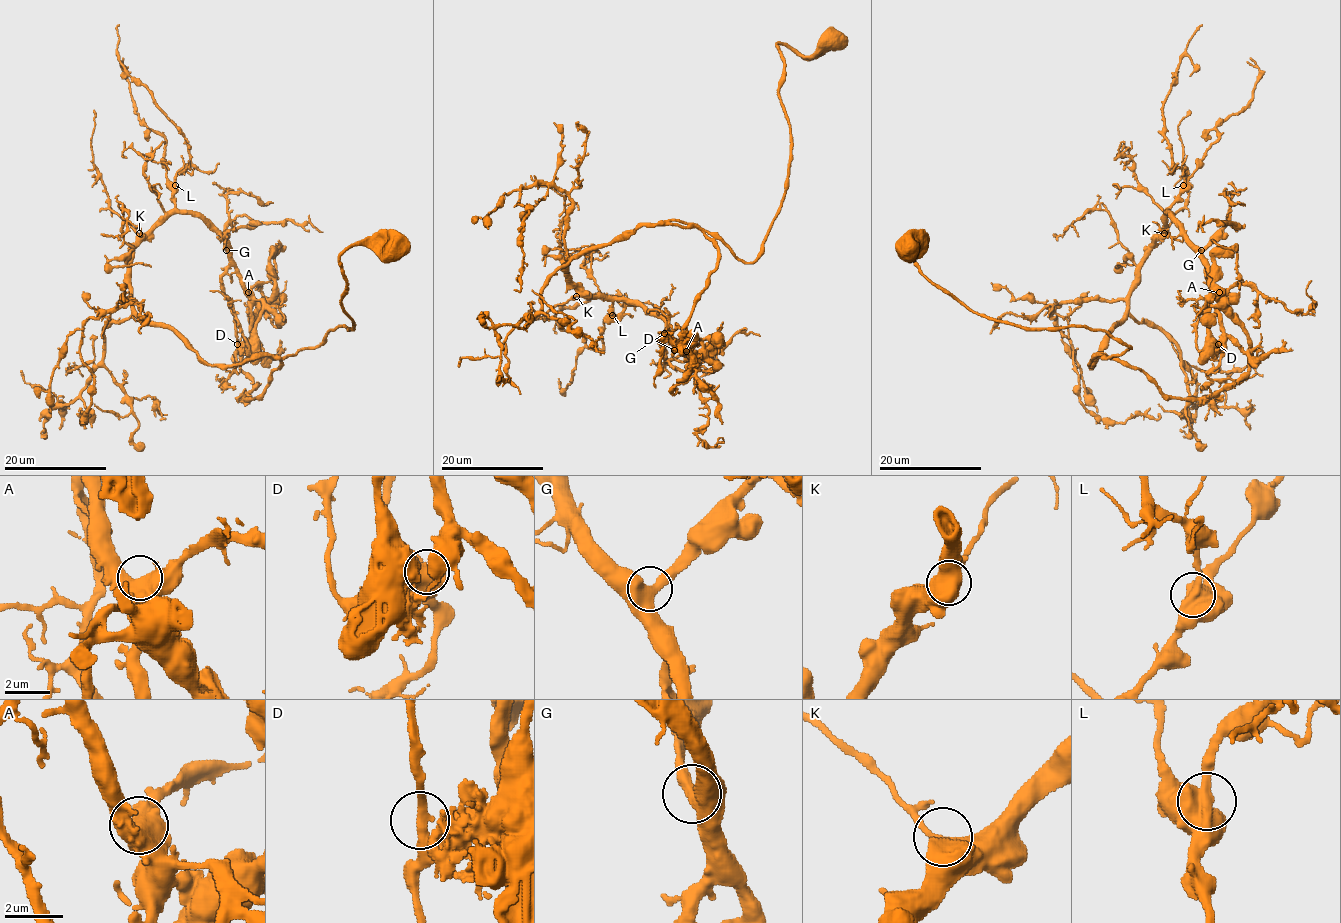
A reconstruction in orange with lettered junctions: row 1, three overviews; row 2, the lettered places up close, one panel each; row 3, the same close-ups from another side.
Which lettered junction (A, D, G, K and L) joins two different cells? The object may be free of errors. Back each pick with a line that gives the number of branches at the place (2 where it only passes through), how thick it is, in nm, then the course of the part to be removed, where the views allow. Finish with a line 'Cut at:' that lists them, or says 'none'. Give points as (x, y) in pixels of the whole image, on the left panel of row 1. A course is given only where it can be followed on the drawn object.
Cut at: none

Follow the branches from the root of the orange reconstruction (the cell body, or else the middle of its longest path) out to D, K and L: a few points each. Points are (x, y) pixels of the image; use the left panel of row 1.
D: (397, 251), (339, 256), (353, 326), (278, 358), (257, 398), (240, 368), (257, 343), (237, 344)
K: (397, 251), (352, 245), (339, 256), (351, 328), (283, 358), (208, 366), (135, 310), (139, 233)
L: (397, 251), (339, 256), (351, 328), (208, 366), (132, 304), (131, 251), (175, 185)

